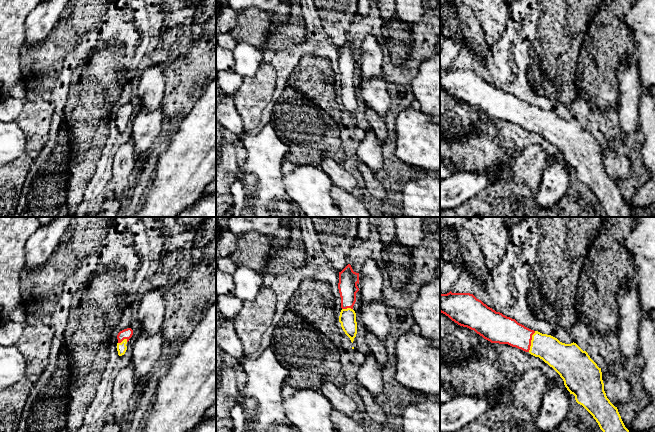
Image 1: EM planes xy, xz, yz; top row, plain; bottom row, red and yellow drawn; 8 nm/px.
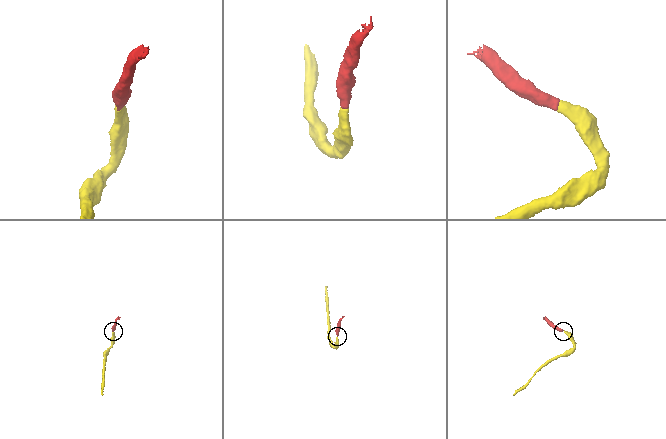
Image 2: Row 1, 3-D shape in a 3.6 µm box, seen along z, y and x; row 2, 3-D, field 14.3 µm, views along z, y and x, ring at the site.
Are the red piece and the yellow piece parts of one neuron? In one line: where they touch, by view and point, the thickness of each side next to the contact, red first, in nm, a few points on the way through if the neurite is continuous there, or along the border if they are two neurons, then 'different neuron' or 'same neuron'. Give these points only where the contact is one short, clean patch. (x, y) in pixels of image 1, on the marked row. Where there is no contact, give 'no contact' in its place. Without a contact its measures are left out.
meets red in yz at (530, 341); 220 nm thick on the red side, 220 nm on the other; runs through yz (504, 330), (530, 341), (545, 346), (556, 354); same neuron

